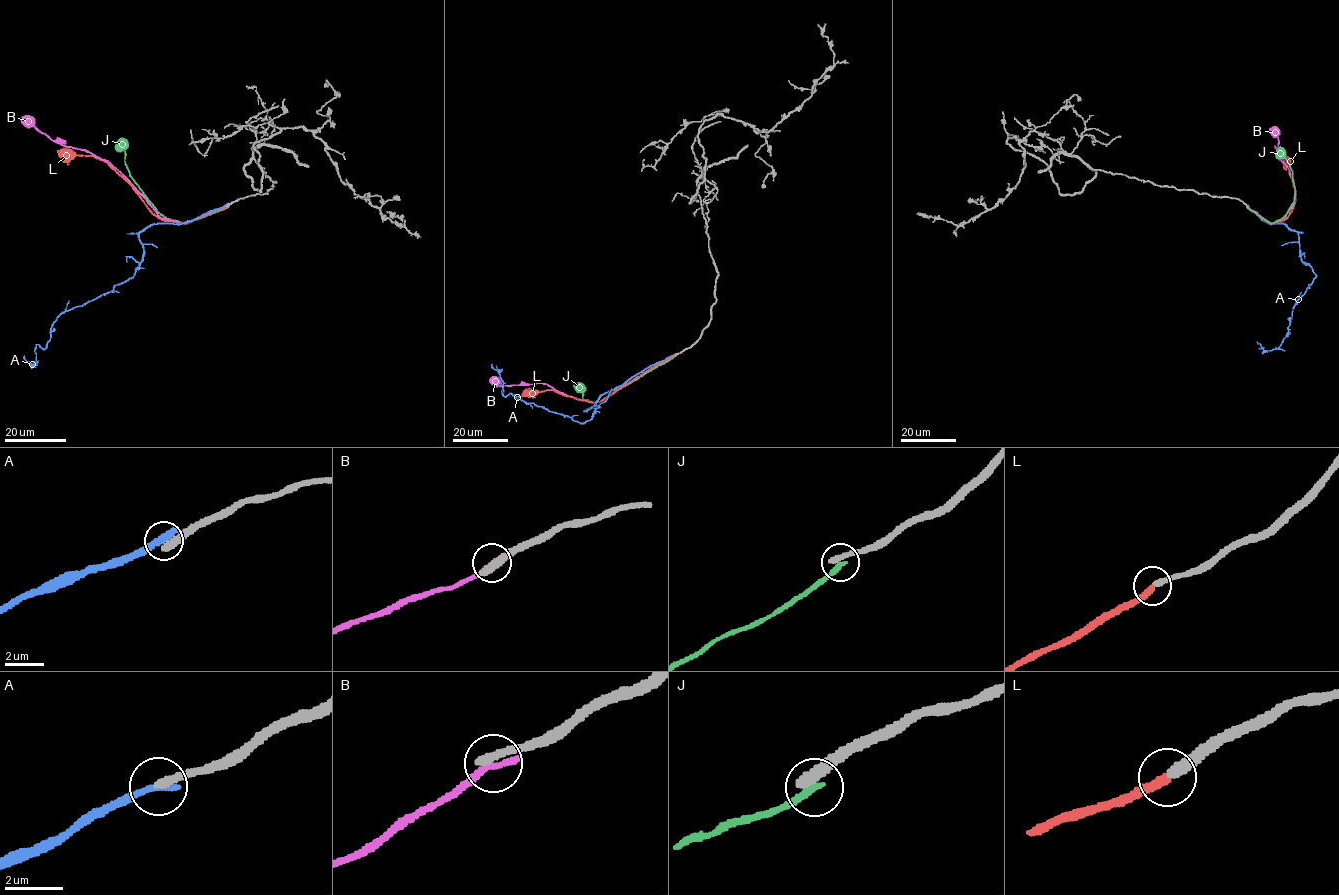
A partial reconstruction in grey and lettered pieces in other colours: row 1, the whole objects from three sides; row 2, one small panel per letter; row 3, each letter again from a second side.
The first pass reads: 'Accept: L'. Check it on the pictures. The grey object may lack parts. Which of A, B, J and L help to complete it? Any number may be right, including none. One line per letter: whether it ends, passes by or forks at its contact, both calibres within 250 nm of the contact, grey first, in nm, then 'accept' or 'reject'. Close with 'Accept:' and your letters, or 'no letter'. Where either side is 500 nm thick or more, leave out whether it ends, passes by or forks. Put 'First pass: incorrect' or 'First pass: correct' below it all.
A: it ends | 360/360 nm | reject
B: it ends | 380/280 nm | reject
J: it ends | 360/240 nm | reject
L: it ends | 280/280 nm | accept
Accept: L
First pass: correct

